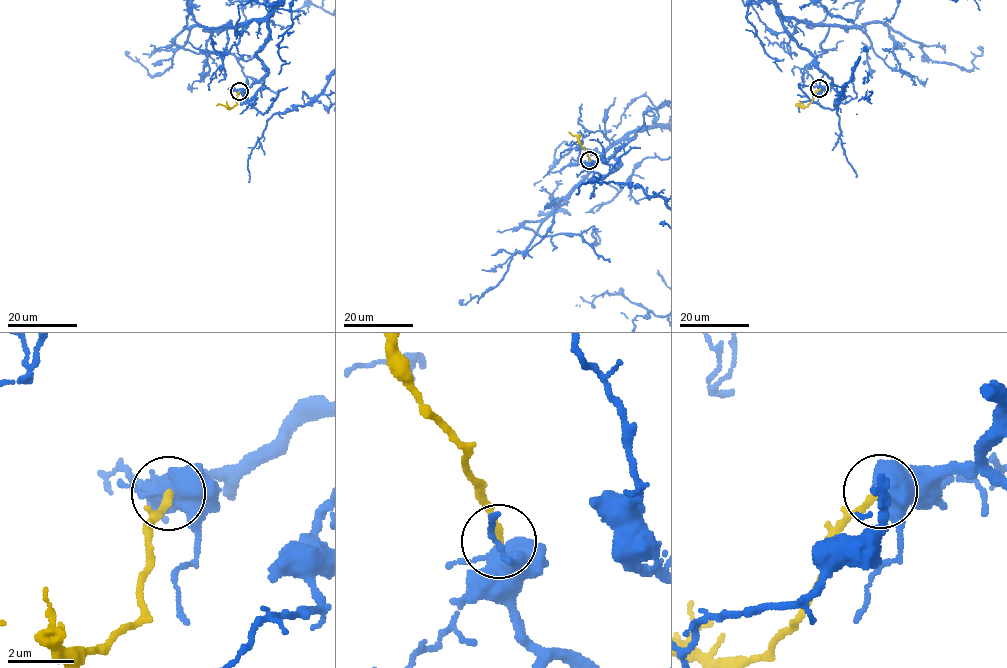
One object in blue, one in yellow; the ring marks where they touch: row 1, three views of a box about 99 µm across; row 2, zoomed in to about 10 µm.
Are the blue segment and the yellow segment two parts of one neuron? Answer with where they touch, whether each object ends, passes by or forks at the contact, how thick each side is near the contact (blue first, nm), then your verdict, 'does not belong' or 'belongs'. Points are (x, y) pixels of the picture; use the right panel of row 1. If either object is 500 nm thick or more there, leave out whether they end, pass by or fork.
(819, 88) | 800/240 nm | belongs

